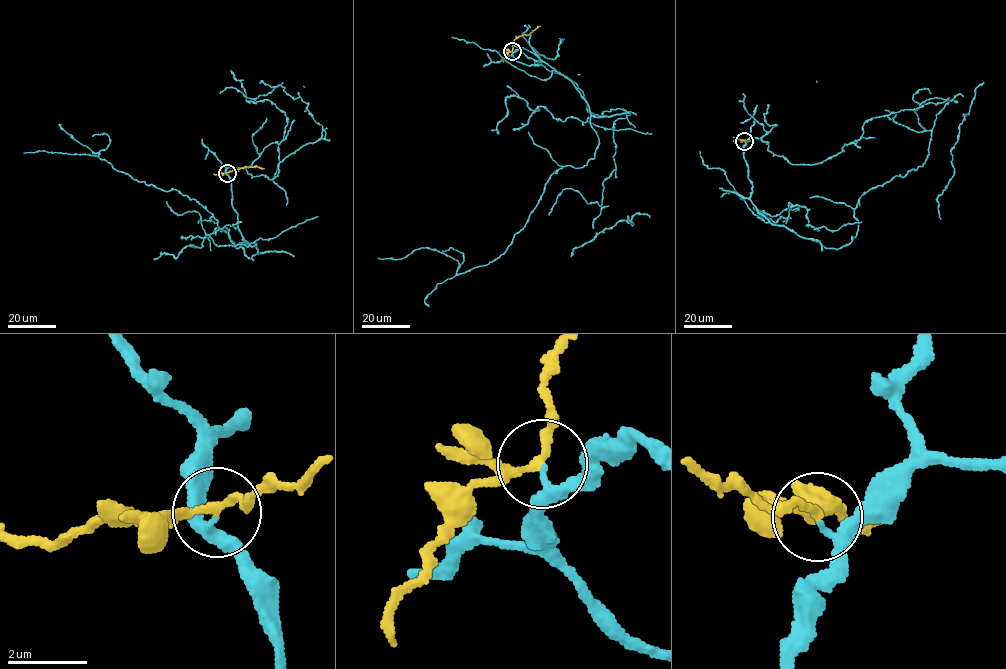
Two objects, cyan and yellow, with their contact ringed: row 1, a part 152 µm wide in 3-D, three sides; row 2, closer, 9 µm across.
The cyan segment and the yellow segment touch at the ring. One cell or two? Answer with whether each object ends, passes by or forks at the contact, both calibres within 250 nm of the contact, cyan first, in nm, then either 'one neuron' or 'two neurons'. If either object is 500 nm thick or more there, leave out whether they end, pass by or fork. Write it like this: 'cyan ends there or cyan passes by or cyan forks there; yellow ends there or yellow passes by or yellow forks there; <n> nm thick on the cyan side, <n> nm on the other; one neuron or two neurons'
cyan passes by; yellow passes by; 170 nm thick on the cyan side, 180 nm on the other; two neurons

